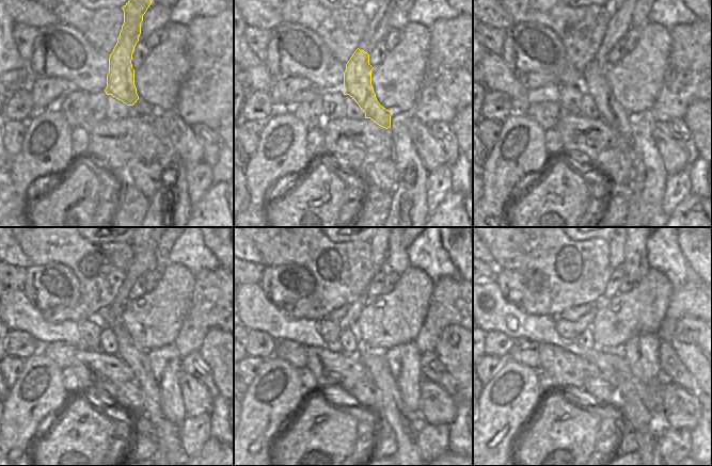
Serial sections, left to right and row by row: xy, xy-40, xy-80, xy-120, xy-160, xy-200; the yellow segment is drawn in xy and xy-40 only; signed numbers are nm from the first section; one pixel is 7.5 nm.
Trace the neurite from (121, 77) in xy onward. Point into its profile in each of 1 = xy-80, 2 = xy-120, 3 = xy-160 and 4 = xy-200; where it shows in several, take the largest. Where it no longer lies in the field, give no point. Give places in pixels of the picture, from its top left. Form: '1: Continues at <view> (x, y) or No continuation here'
1: Continues at xy-80 (595, 83)
2: Continues at xy-120 (167, 433)
3: Continues at xy-160 (405, 424)
4: Continues at xy-200 (631, 408)

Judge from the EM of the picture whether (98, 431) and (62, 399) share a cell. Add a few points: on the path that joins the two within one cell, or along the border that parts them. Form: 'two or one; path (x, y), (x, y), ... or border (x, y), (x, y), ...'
two; border (69, 400), (60, 412)

